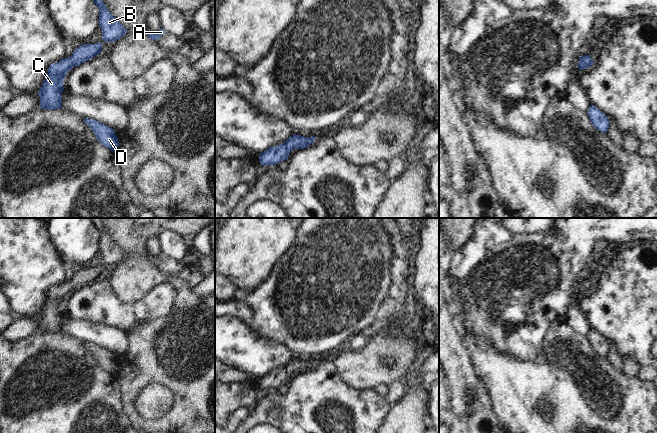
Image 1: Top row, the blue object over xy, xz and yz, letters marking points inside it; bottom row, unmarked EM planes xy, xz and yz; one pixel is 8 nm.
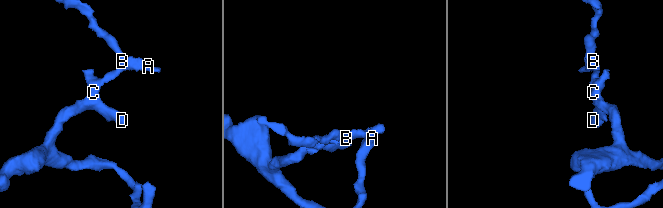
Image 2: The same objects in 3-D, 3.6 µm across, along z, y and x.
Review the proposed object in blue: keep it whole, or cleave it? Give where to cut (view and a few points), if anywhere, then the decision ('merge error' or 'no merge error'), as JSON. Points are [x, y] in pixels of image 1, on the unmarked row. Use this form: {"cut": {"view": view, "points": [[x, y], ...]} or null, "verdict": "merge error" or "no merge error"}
{"cut": null, "verdict": "no merge error"}

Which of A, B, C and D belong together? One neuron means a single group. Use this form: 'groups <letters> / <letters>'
groups A B C D

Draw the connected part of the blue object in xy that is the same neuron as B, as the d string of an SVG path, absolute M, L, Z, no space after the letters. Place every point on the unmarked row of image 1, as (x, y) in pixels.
M102 218L88 219L99 232L98 247L102 254L103 265L114 266L123 261L128 254L109 236L103 226Z

